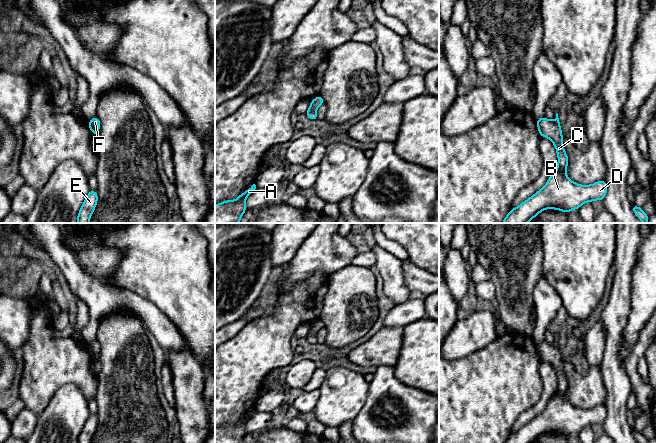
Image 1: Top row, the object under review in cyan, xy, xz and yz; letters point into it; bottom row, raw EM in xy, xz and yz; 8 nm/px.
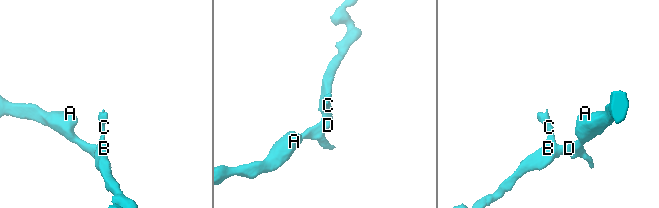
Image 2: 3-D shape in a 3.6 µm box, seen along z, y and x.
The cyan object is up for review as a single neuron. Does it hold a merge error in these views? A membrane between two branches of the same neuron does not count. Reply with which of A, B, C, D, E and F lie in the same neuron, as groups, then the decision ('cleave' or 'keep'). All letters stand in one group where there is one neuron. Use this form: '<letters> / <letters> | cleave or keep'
A B C D E F | keep

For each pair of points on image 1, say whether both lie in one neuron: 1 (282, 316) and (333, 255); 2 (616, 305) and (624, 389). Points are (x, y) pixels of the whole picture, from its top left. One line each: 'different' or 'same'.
1: different
2: same

